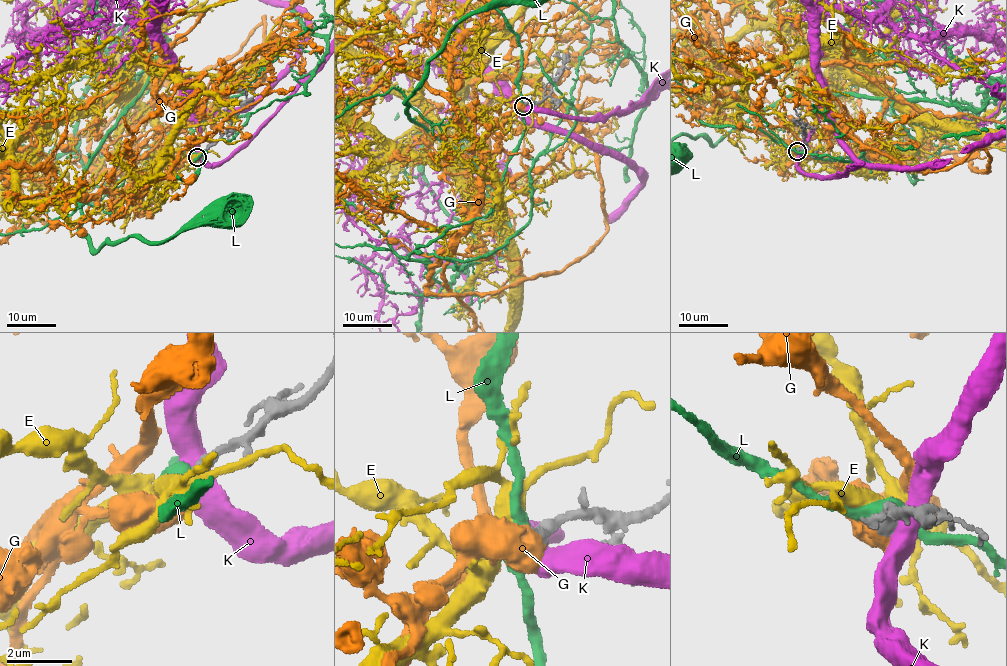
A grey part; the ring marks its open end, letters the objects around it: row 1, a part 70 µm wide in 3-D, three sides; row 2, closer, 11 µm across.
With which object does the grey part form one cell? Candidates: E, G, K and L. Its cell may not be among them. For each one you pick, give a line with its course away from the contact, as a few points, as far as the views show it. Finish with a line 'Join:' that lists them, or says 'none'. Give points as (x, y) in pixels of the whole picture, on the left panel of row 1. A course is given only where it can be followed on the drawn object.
G: Its course: (197, 157), (144, 176), (93, 157), (114, 79), (107, 9)
Join: G

